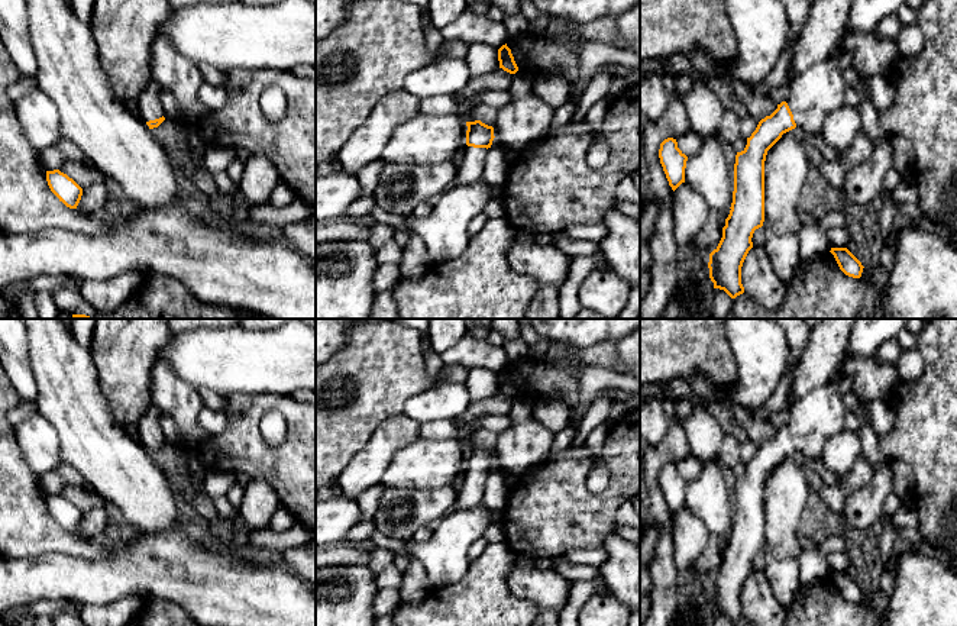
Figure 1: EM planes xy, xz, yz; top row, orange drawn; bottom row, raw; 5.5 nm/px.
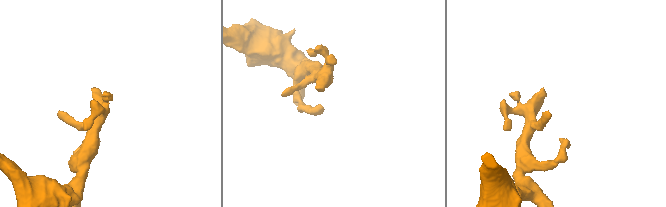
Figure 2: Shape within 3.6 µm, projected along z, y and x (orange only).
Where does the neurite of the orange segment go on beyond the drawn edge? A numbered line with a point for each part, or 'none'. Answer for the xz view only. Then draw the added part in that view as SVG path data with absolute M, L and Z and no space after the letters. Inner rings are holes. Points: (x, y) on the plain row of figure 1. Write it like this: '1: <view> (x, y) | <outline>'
1: xz (471, 489) | M465 471L458 485L458 497L453 510L466 510L476 507L484 500L486 472Z

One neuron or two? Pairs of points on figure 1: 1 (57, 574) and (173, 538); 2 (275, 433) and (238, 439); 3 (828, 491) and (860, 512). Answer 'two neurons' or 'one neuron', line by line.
1: one neuron
2: two neurons
3: two neurons

